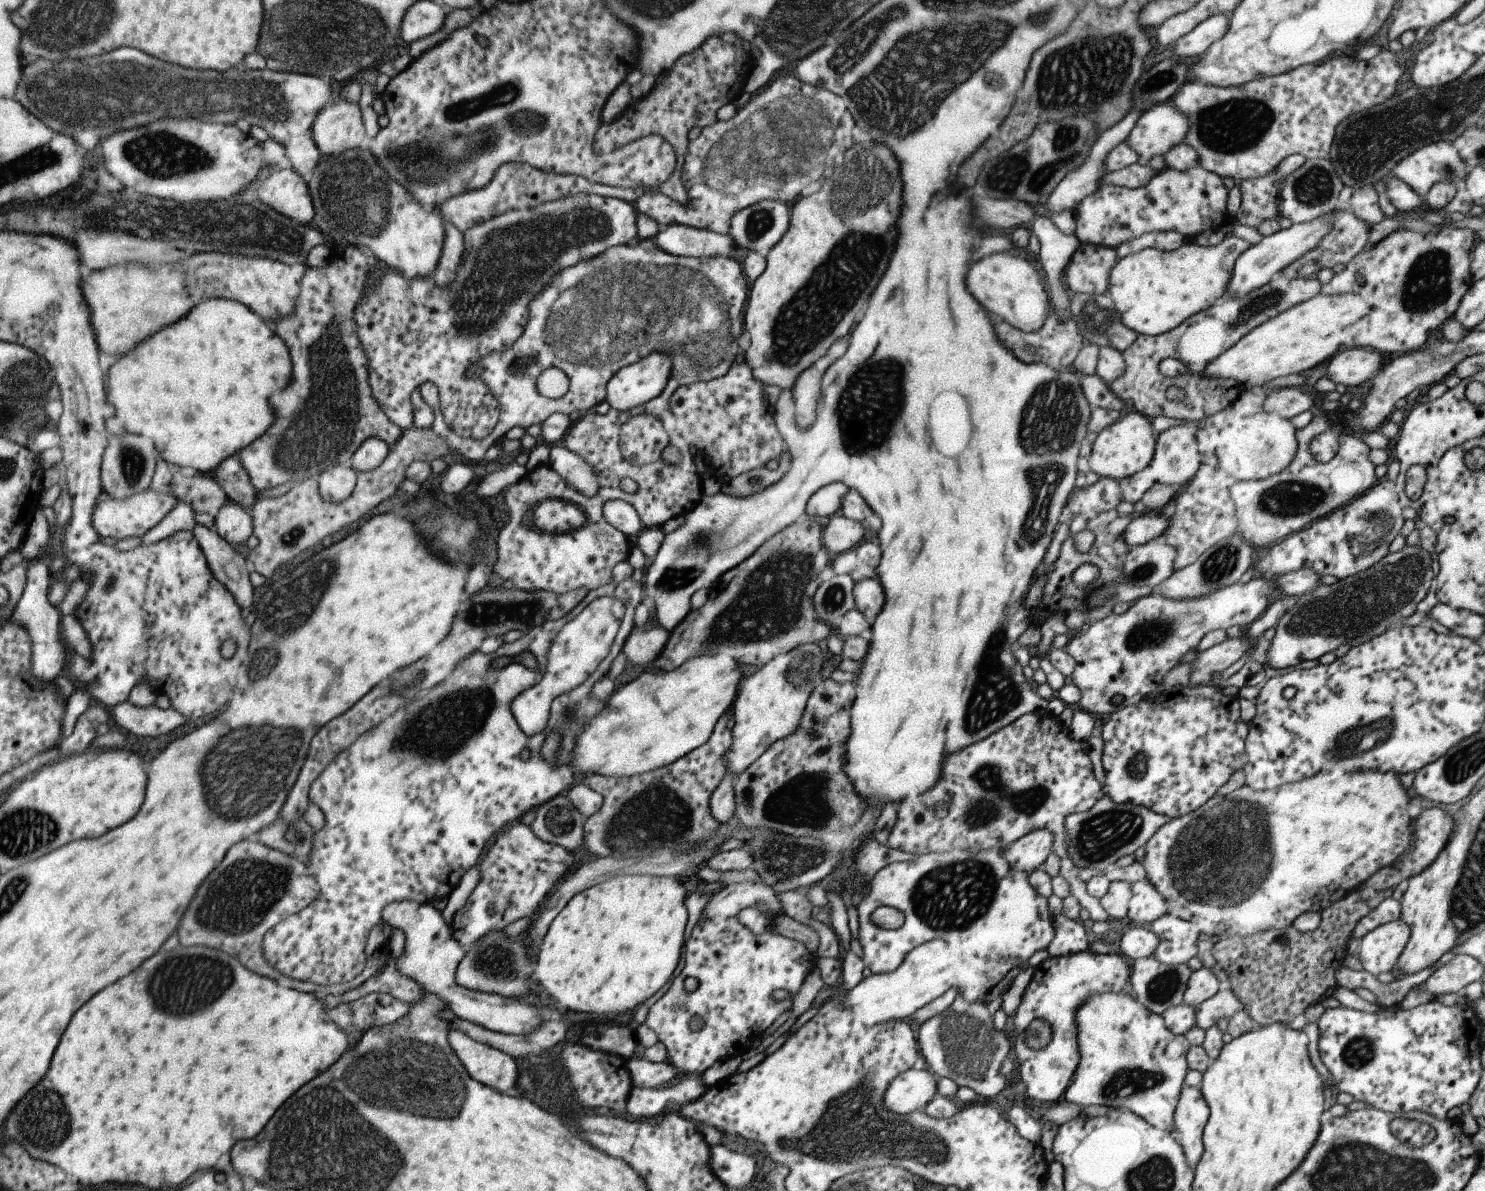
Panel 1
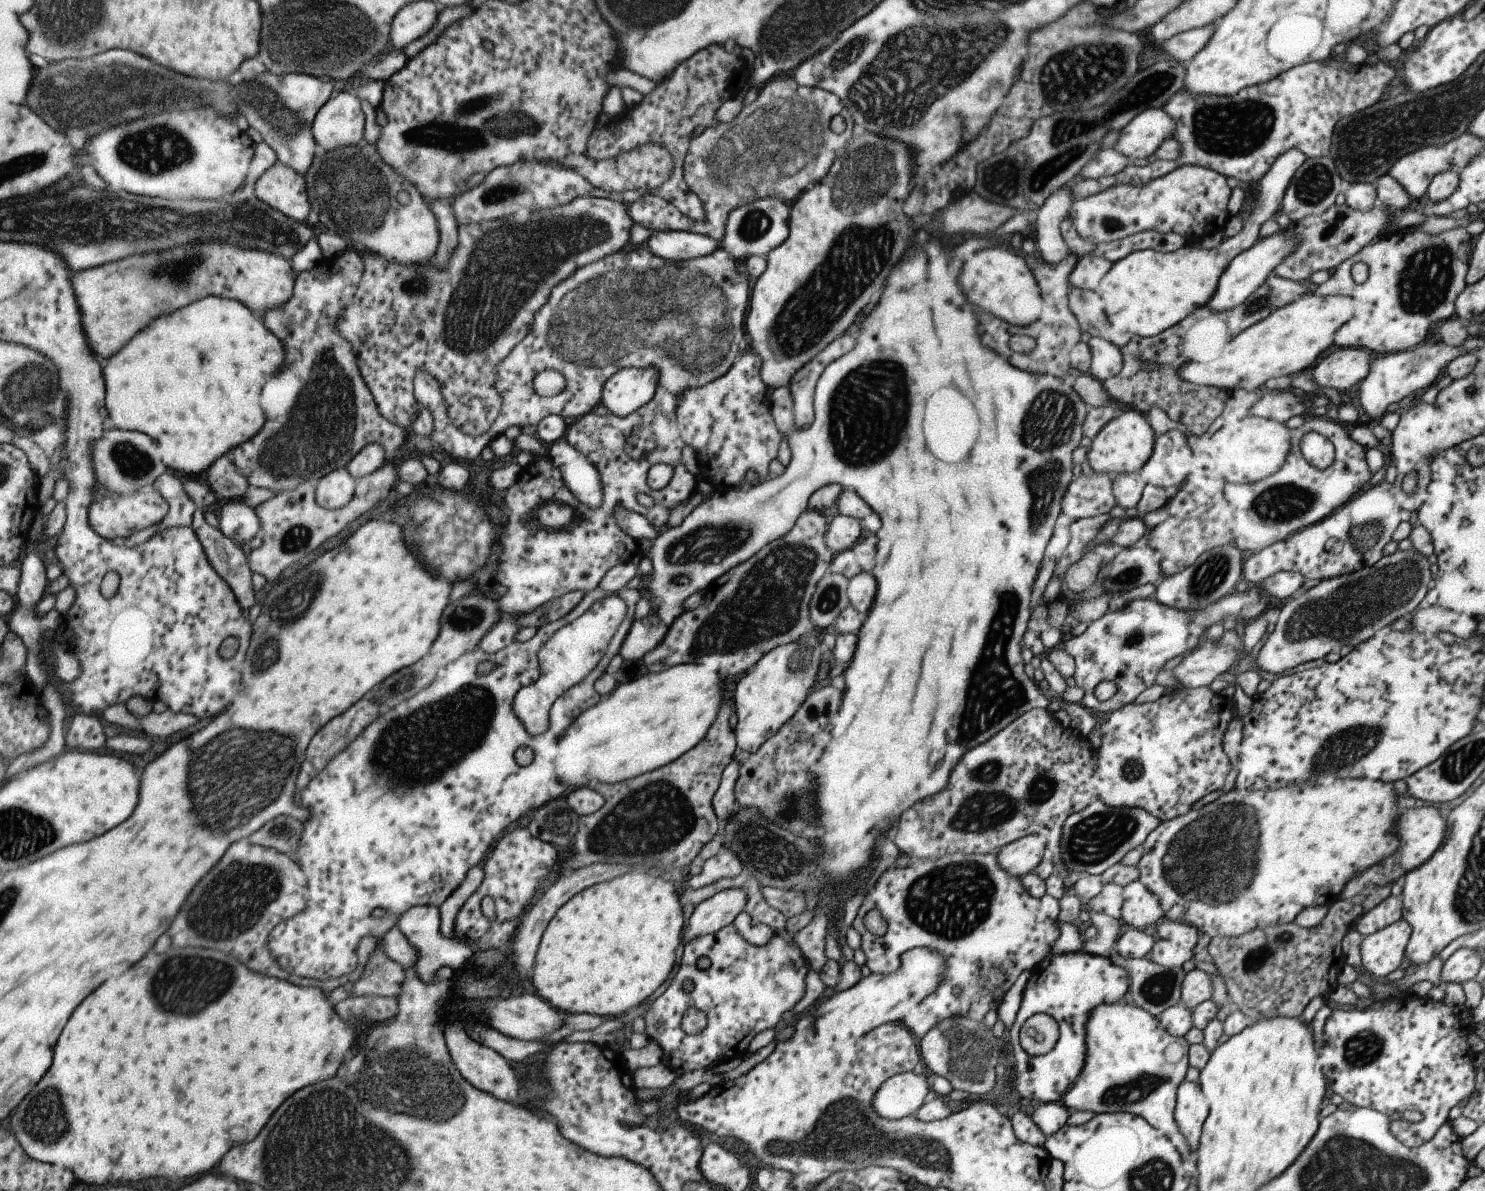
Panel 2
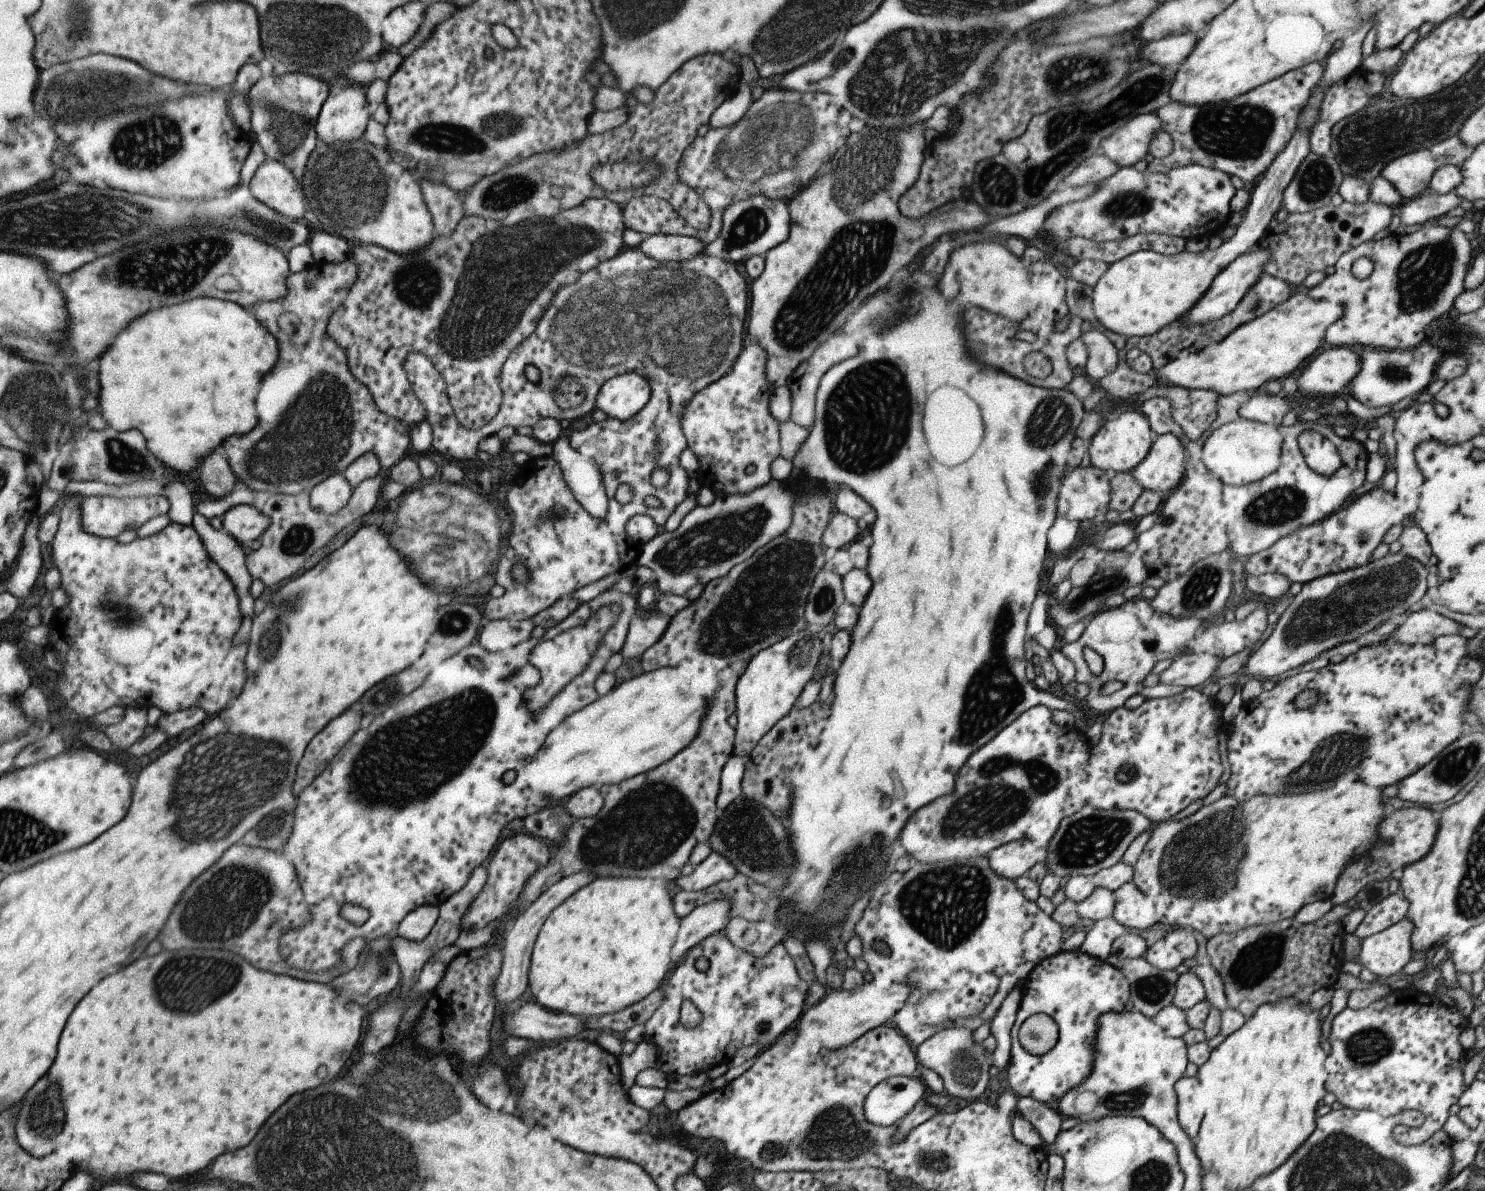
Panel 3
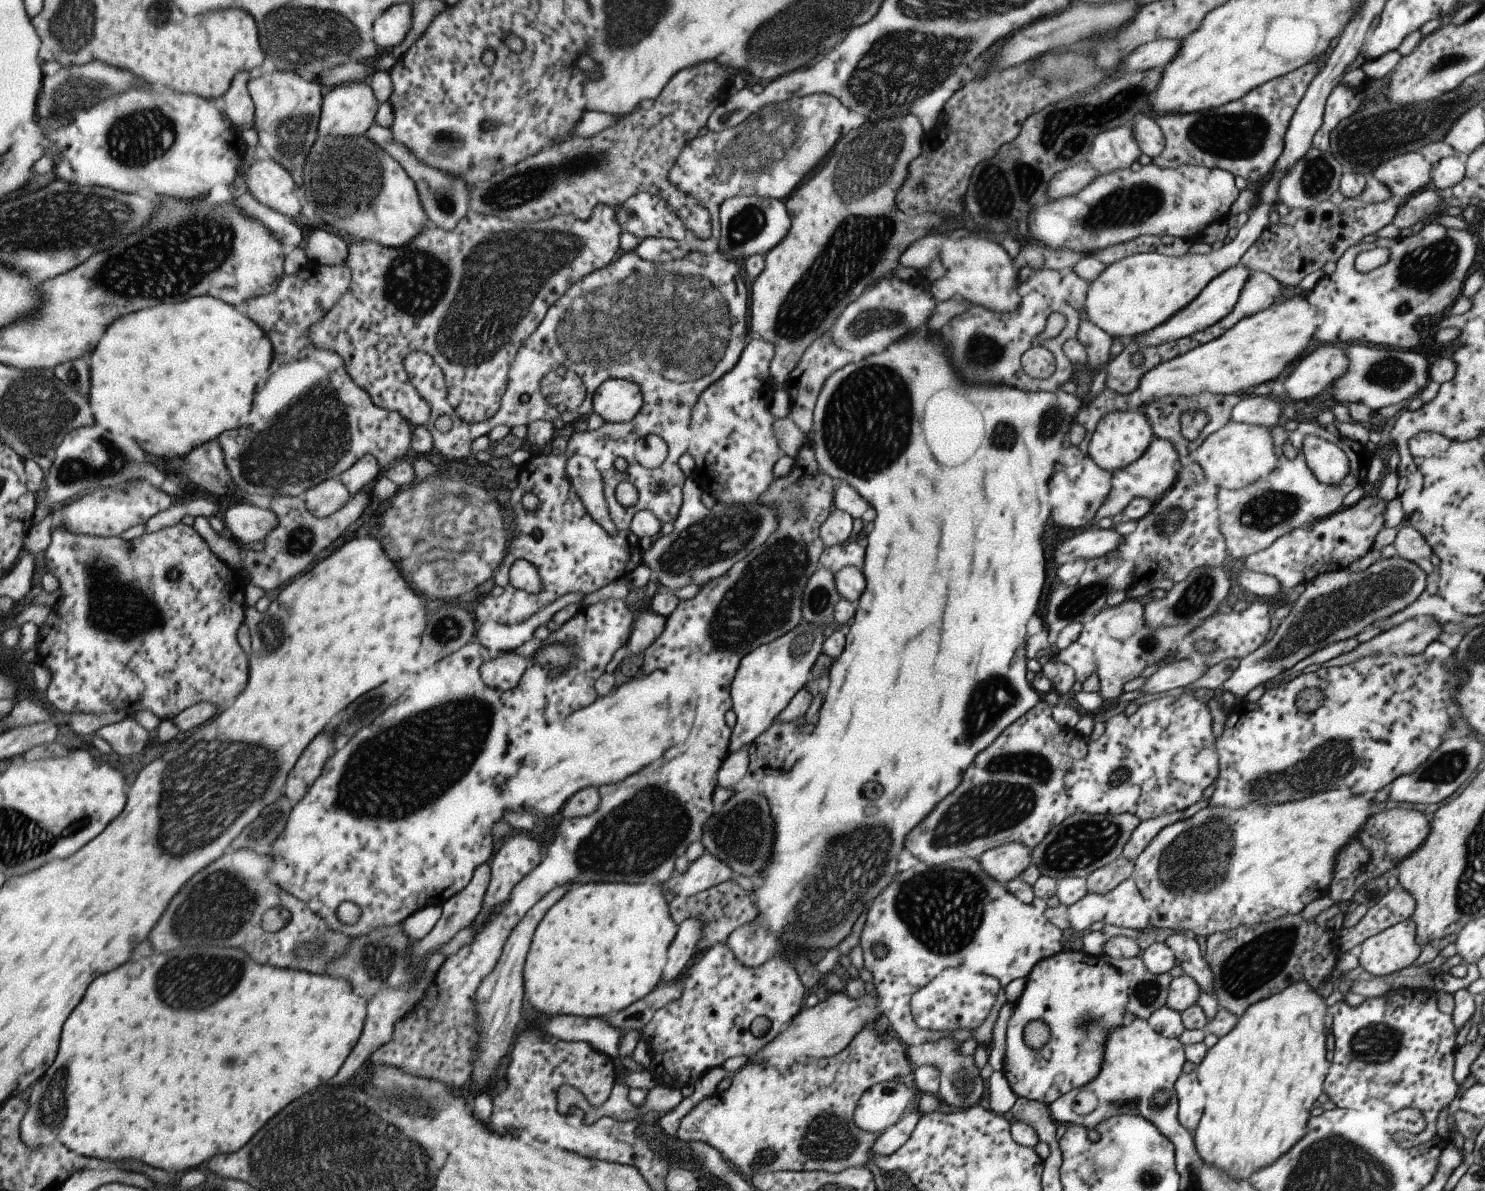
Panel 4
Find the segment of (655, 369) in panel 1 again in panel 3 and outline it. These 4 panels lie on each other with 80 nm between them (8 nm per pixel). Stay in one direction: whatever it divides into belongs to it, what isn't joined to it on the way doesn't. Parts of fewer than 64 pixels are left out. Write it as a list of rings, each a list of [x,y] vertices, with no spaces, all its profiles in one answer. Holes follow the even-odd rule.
[[[630,372],[613,376],[607,379],[600,387],[593,400],[593,409],[602,410],[607,417],[624,421],[631,418],[650,397],[650,384],[640,374]]]

